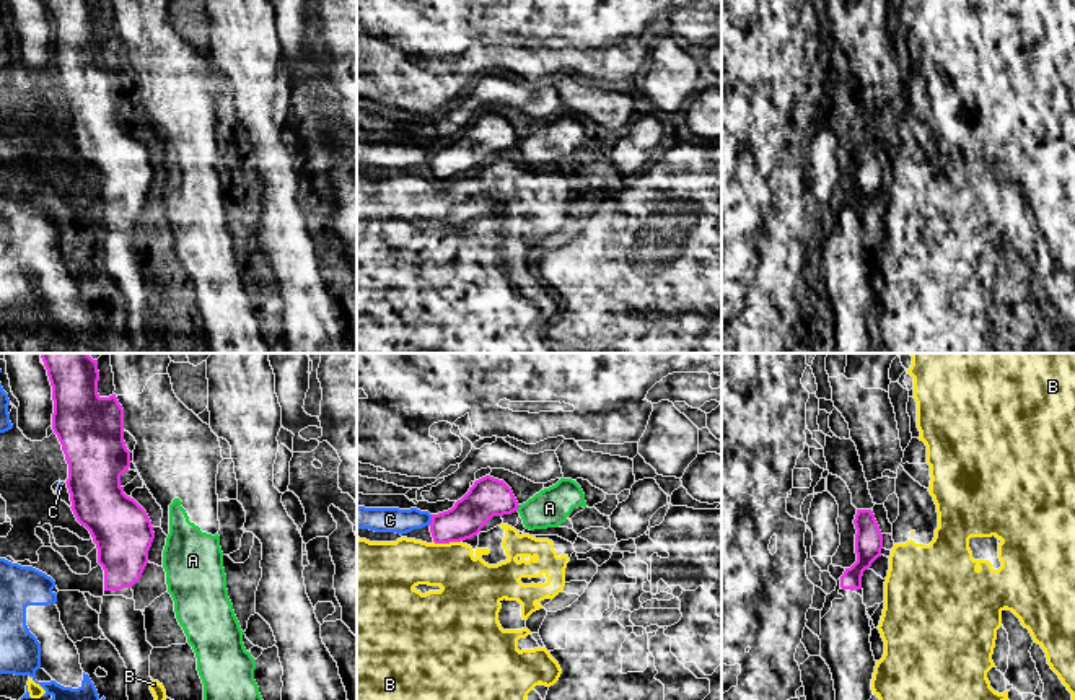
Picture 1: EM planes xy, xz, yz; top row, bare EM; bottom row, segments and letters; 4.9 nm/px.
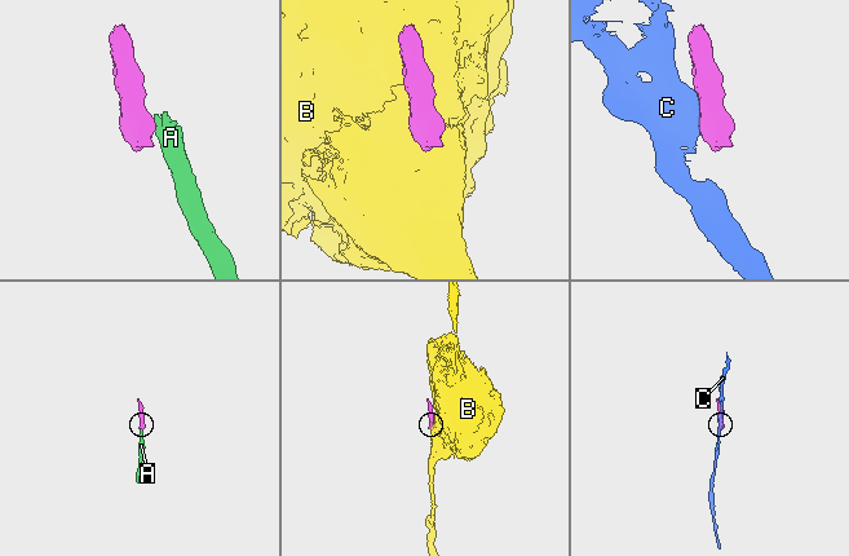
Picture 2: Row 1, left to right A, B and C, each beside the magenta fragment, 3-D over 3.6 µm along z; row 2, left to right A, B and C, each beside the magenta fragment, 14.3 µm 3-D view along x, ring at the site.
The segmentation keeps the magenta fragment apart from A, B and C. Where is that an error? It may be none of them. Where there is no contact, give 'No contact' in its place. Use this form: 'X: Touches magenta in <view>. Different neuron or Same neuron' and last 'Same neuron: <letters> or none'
A: Touches magenta in xz. Different neuron
B: Touches magenta in xz. Different neuron
C: Touches magenta in xz. Different neuron
Same neuron: none

